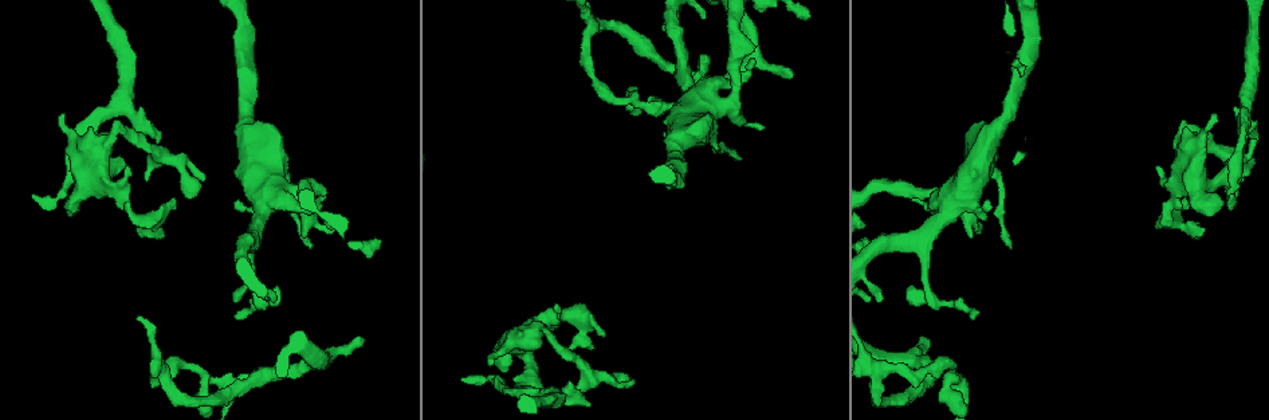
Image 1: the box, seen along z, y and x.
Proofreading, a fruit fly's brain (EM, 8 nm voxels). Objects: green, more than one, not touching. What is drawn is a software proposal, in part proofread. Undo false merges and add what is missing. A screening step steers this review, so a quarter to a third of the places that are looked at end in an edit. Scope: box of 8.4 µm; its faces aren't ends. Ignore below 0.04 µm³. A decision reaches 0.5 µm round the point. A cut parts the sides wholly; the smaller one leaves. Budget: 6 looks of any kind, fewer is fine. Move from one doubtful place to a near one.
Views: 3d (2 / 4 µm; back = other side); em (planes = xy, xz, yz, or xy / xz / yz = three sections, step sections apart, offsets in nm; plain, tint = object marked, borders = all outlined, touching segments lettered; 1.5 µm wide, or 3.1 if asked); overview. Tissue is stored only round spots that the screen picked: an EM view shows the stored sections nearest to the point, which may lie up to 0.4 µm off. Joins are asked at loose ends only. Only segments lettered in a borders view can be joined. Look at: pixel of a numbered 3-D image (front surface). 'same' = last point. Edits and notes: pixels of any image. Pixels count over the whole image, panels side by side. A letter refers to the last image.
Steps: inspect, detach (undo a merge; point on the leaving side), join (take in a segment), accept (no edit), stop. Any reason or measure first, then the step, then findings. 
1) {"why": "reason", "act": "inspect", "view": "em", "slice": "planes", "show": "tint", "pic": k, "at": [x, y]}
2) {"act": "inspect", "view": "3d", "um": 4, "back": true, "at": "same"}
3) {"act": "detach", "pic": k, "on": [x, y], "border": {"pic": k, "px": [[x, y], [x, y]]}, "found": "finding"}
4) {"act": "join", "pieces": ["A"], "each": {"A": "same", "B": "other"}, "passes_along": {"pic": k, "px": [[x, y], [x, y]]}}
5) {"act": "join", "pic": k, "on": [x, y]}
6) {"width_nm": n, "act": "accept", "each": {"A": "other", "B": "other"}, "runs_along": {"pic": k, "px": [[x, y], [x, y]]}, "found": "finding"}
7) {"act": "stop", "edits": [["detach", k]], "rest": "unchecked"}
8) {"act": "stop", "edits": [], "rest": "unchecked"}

{"why": "sharp bend", "act": "inspect", "view": "em", "slice": "planes", "show": "borders", "pic": 1, "at": [205, 375]}

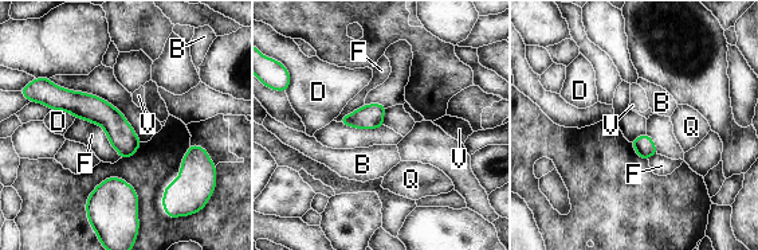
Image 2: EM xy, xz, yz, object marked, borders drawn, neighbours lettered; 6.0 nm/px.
{"width_nm": 20, "act": "accept", "each": {"B": "other", "D": "other", "F": "other", "Q": "other", "V": "other"}, "border": {"pic": 2, "px": [[75, 117], [98, 124], [121, 157]]}, "found": "all the same neuron"}

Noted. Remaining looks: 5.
{"why": "an open end", "act": "inspect", "view": "3d", "um": 4, "pic": 1, "at": [72, 204]}

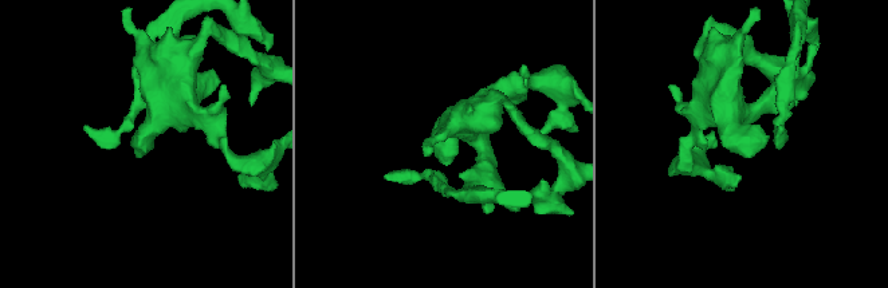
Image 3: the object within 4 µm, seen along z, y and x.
{"why": "need the tissue", "act": "inspect", "view": "em", "slice": "planes", "show": "borders", "pic": 3, "at": [767, 141]}

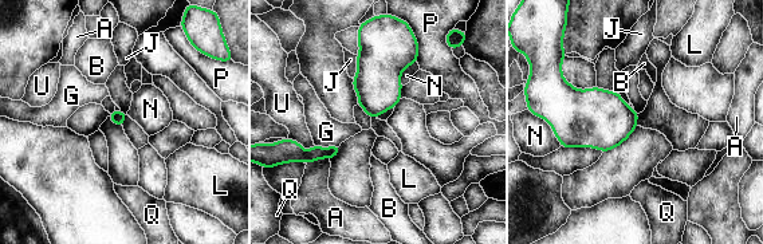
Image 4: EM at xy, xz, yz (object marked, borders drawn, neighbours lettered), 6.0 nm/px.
{"act": "accept", "each": {"A": "other", "B": "other", "G": "other", "J": "other", "L": "other", "N": "other", "P": "other", "Q": "other", "U": "other"}, "found": "none of them fits"}

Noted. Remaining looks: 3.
{"why": "tapers out", "act": "inspect", "view": "em", "slice": "yz", "step": 4, "show": "tint", "pic": 1, "at": [239, 200]}

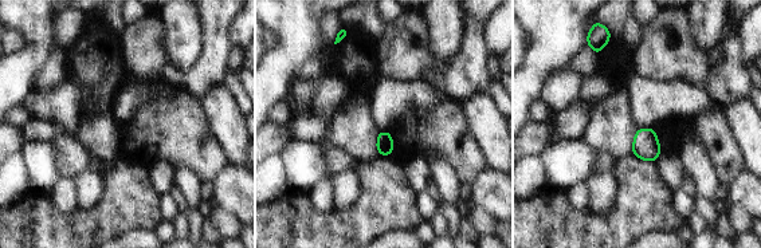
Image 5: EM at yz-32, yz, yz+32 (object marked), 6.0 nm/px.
{"why": "what lies round it", "act": "inspect", "view": "em", "slice": "yz", "step": 4, "show": "borders", "at": "same"}

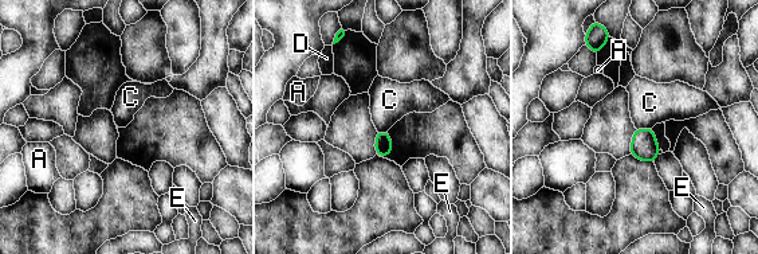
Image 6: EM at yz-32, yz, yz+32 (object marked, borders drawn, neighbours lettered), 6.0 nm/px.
{"width_nm": 100, "act": "accept", "each": {"A": "other", "C": "other", "D": "other", "E": "other"}, "border": {"pic": 6, "px": [[651, 128], [636, 129]]}, "found": "none of them fits"}

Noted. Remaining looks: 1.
{"act": "stop", "edits": [], "rest": "unchecked"}

